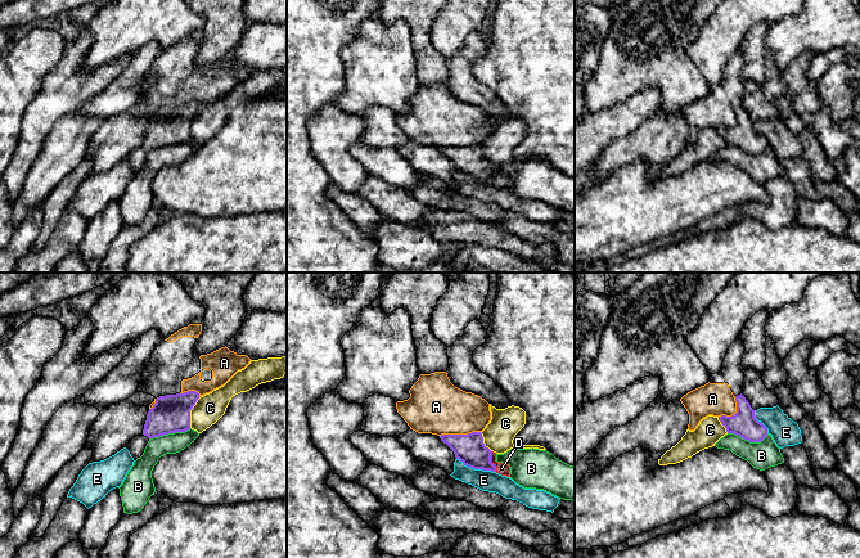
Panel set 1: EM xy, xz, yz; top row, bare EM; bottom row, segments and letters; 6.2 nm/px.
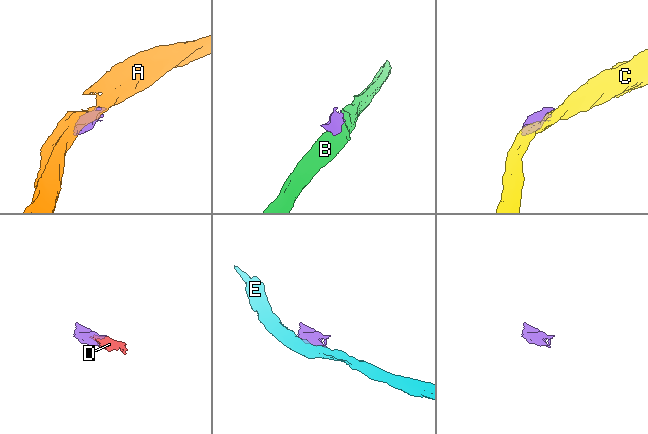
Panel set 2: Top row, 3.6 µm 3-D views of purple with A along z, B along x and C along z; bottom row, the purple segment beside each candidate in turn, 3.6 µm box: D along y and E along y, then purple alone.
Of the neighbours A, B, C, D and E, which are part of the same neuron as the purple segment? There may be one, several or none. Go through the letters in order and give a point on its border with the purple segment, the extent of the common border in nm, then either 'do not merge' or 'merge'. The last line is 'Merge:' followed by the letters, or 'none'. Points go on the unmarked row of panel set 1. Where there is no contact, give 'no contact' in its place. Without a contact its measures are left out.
A: xz (459, 147) | 260 nm | do not merge
B: xy (170, 144) | 280 nm | do not merge
C: xy (189, 125) | 200 nm | do not merge
D: xz (490, 174) | 130 nm | merge
E: xz (476, 180) | 260 nm | do not merge
Merge: D

